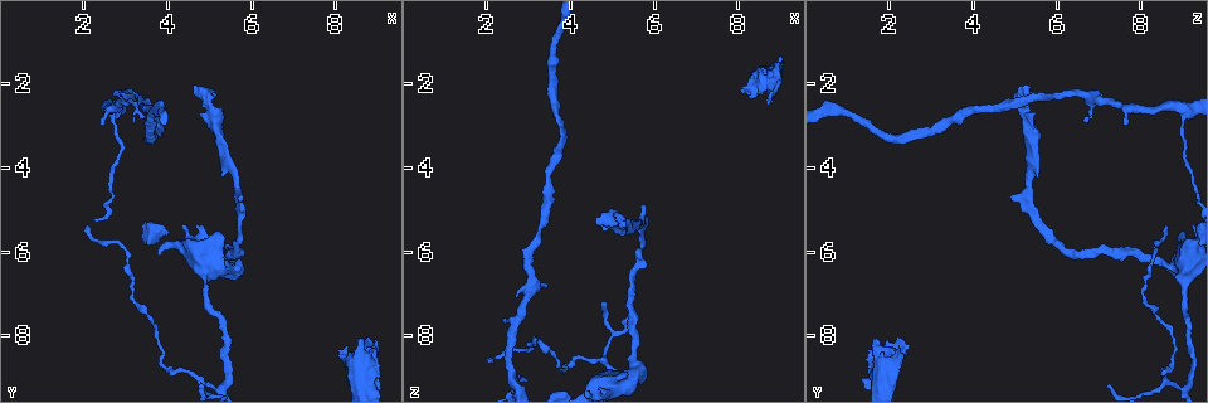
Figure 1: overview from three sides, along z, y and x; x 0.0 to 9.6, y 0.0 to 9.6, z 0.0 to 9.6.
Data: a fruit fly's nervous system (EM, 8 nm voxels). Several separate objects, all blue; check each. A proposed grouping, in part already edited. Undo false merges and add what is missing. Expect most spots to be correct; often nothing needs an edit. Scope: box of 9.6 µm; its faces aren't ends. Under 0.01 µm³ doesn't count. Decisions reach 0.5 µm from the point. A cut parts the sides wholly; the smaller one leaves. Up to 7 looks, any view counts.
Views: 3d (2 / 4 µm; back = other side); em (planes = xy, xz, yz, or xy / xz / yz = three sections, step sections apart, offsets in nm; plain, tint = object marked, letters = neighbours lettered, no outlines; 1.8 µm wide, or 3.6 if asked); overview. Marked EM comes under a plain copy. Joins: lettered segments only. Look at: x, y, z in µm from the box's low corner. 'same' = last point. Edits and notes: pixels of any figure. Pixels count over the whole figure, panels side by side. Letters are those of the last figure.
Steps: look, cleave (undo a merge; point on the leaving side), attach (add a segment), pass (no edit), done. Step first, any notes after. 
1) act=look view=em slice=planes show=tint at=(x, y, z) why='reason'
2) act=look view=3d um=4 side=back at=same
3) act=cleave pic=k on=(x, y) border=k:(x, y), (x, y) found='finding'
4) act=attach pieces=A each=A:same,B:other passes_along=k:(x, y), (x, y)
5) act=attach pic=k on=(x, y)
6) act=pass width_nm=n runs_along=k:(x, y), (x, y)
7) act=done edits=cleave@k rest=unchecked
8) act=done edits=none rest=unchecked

act=look view=em slice=xz step=8 show=letters at=(2.00, 5.40, 8.55) why='thin end'

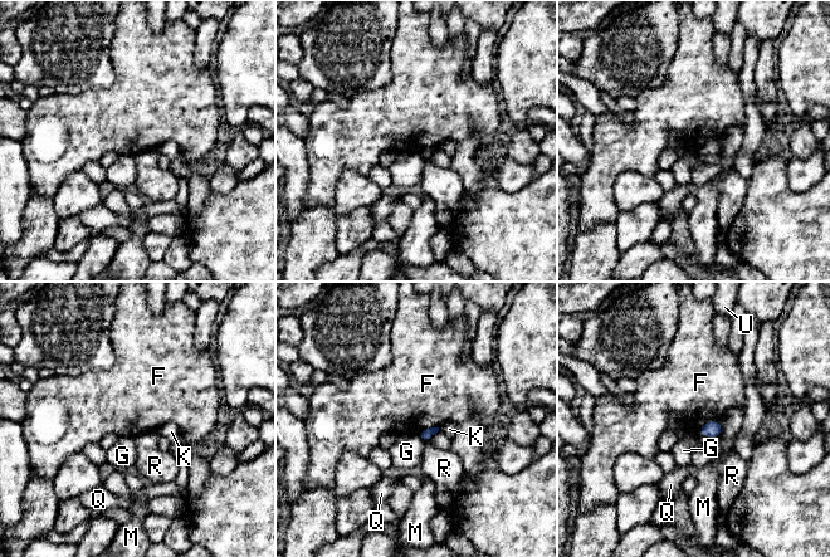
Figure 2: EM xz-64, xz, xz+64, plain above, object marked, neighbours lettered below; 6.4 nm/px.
act=pass each=F:other,G:other,K:other,M:other,Q:other,R:other,U:other border=2:(719, 420), (707, 421), (698, 433) found='no lettered segment goes on from it'

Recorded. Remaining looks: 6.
act=look view=3d um=2 at=(8.75, 8.10, 2.20) why='branch stops here'

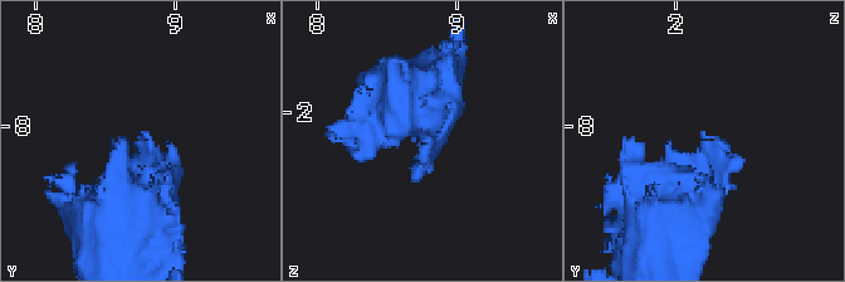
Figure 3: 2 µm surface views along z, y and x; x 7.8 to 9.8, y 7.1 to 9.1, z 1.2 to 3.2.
act=look view=em slice=planes show=letters at=(8.78, 8.04, 2.18) why='shape alone is not enough'

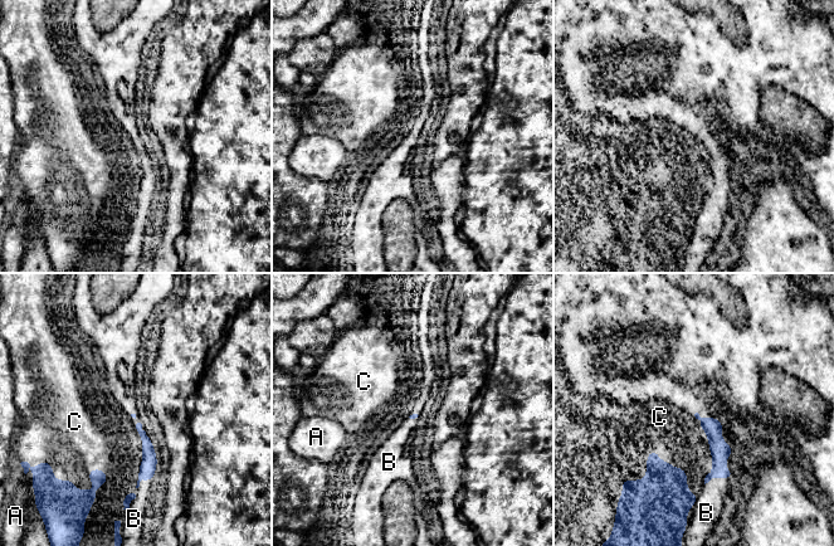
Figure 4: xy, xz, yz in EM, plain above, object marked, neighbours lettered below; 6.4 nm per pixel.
act=attach pieces=C each=A:other,B:other,C:same passes_along=4:(659, 503), (676, 468), (672, 429) found='the neuron continues'

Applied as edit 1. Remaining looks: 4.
act=look view=overview

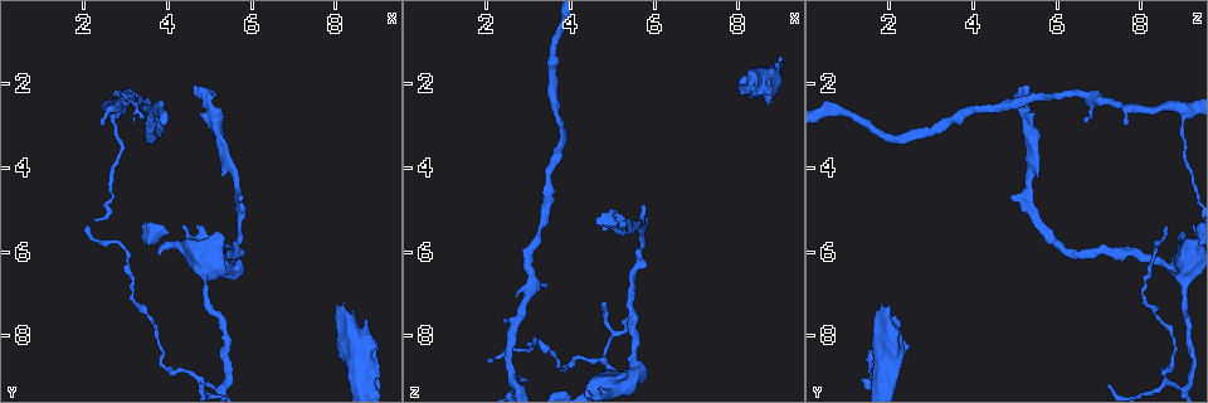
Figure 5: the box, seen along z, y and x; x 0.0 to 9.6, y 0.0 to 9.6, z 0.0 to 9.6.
act=look view=em slice=planes show=letters at=(5.70, 4.70, 4.90) why='thin end'

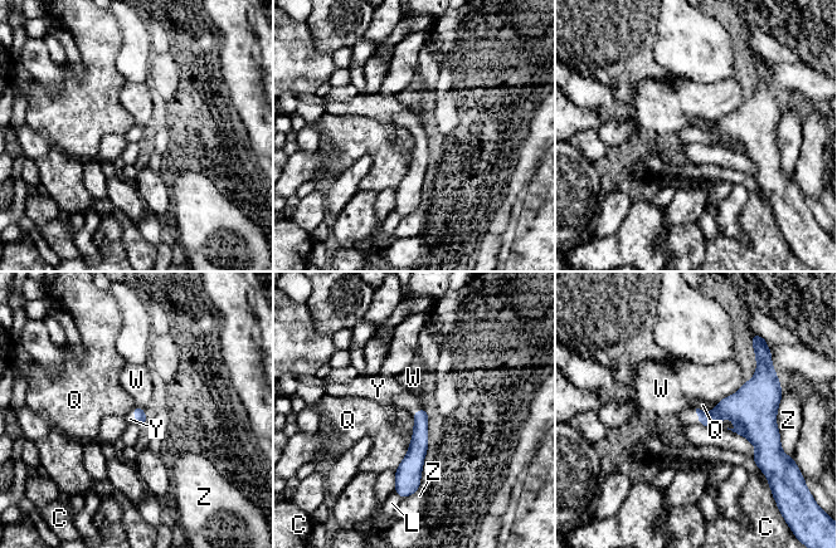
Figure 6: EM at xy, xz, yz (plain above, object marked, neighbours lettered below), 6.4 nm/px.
act=attach pieces=Y each=C:other,L:other,Q:other,W:other,Y:same,Z:other passes_along=6:(736, 407), (699, 416), (687, 416) found='the neuron continues'

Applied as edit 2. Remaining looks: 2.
act=done edits=attach@4,attach@6 rest=unchecked

